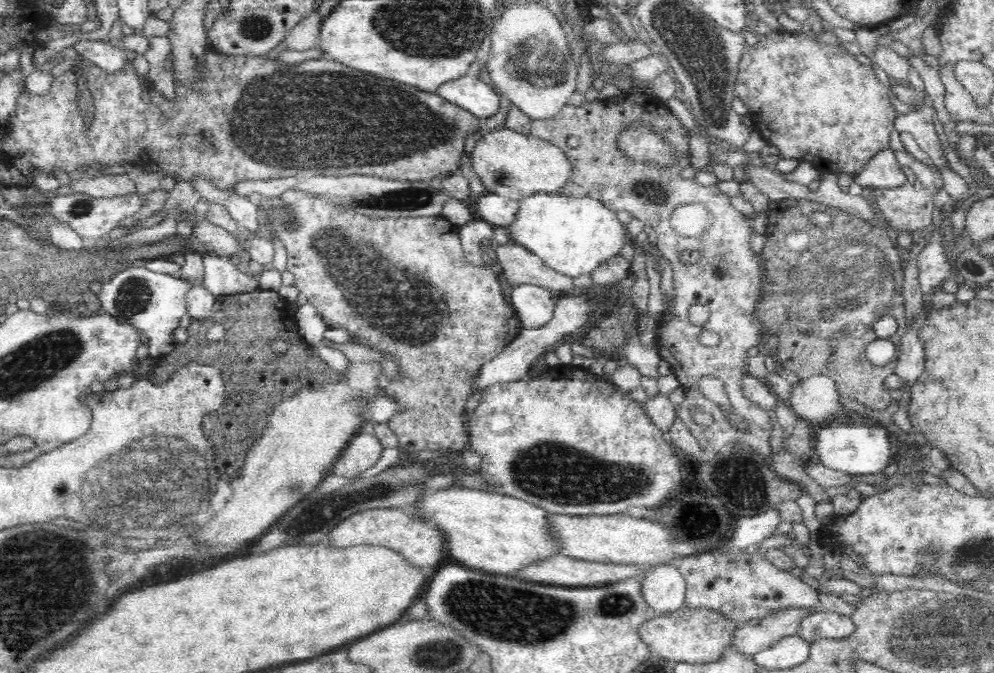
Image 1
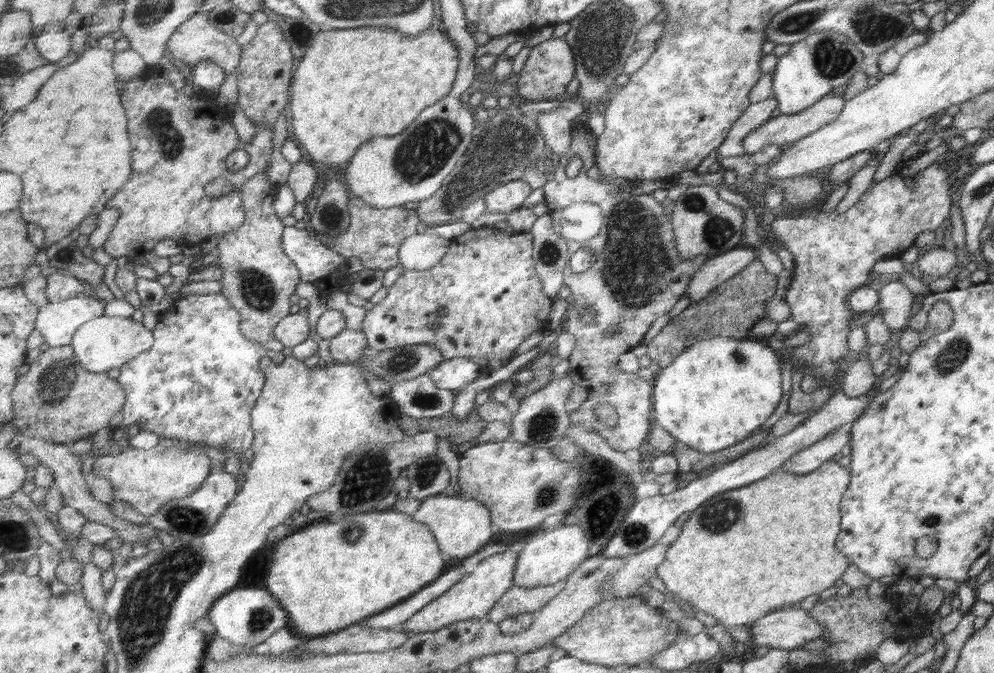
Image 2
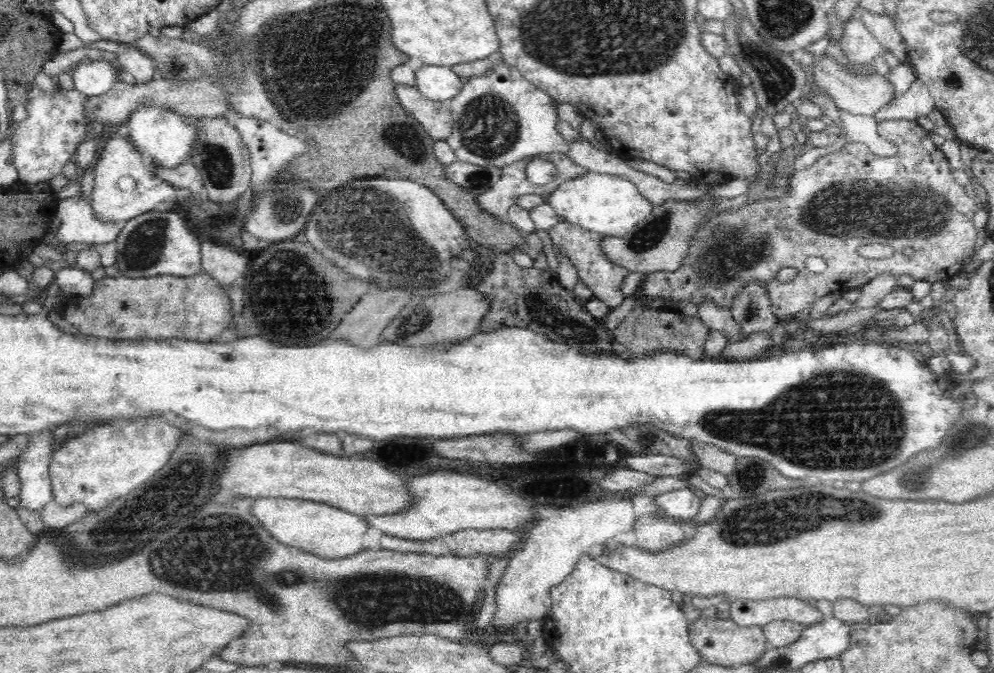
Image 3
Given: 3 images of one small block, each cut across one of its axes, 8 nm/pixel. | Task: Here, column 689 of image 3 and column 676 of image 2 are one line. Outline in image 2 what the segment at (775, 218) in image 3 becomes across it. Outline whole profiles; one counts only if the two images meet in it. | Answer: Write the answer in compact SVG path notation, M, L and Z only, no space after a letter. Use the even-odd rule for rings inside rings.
M578 123L572 127L571 142L568 151L558 156L554 163L554 179L545 183L541 188L544 191L548 214L552 218L554 230L566 241L567 251L571 257L579 248L591 248L597 254L597 260L593 266L585 272L573 273L568 271L563 284L571 291L570 306L564 316L564 331L575 338L575 347L572 349L569 360L568 377L576 386L587 389L587 399L580 407L572 412L572 423L592 427L596 433L600 433L610 447L618 451L638 449L651 430L652 423L652 386L648 380L642 380L636 373L626 374L616 368L618 357L640 344L640 340L650 330L650 324L660 318L660 314L668 314L672 306L684 296L691 285L695 273L706 262L706 255L698 255L690 258L684 266L682 257L676 250L675 232L671 224L671 216L666 209L651 195L643 192L623 189L616 184L602 183L598 179L588 177L588 172L596 168L596 144L599 137L596 136L596 128L592 124ZM579 155L582 158L582 168L579 174L569 178L566 176L566 166L572 156ZM580 310L594 310L596 317L590 324L580 321ZM616 326L616 333L606 335L606 328ZM598 404L610 404L614 408L614 414L618 416L618 422L614 427L606 427L594 410Z

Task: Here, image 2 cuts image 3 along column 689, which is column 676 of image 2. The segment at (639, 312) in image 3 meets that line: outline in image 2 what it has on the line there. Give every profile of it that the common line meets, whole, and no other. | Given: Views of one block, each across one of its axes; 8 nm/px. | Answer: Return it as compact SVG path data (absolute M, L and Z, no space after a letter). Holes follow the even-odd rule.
M760 258L752 260L744 270L734 274L732 278L726 280L723 284L720 284L717 288L714 288L706 297L692 303L684 309L678 316L664 326L654 339L647 345L646 356L650 358L652 362L658 364L659 369L666 368L676 358L678 353L686 350L692 346L696 340L706 340L712 338L712 336L724 336L724 337L736 337L742 339L744 336L752 330L753 326L764 319L766 316L766 300L776 293L778 277L776 274L771 274L766 271L764 265L760 261Z

